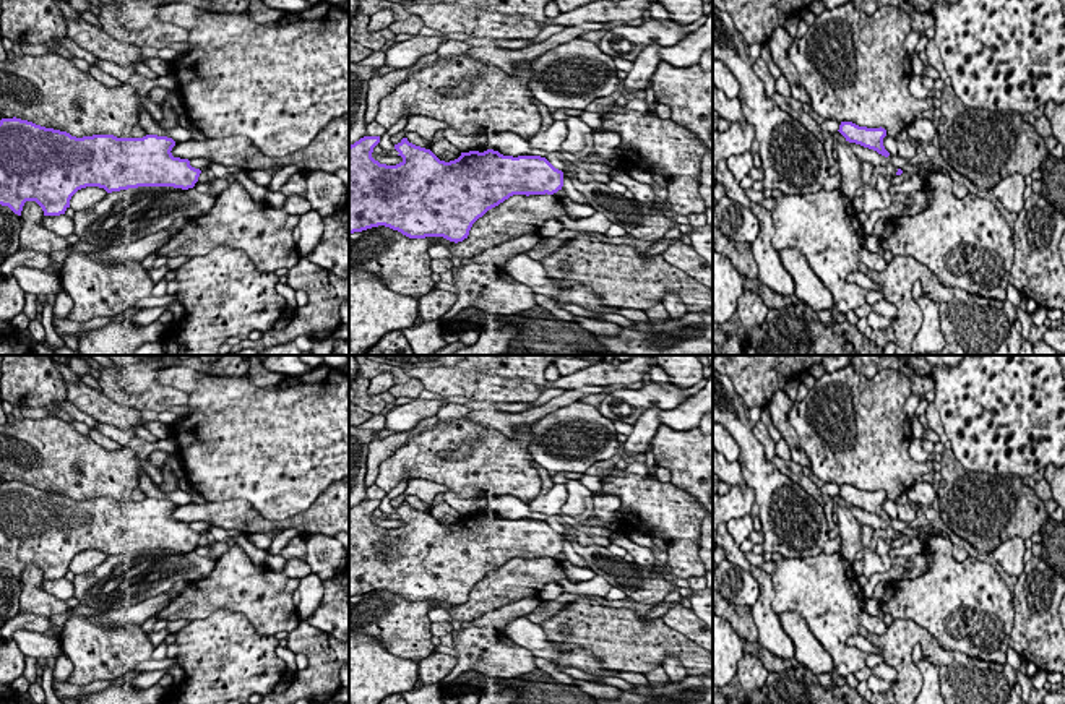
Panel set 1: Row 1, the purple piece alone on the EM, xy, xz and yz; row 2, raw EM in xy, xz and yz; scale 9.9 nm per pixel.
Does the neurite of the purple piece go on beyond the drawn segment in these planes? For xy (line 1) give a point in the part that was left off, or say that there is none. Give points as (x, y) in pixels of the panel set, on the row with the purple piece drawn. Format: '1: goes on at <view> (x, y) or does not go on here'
1: does not go on here

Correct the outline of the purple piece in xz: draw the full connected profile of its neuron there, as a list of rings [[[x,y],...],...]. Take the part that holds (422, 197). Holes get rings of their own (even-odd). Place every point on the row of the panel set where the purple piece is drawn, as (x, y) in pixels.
[[[364,136],[349,146],[349,234],[385,225],[409,238],[443,237],[450,242],[468,238],[472,224],[489,209],[513,195],[554,195],[563,187],[563,172],[541,156],[503,156],[498,151],[461,152],[455,161],[440,161],[430,149],[416,146],[403,138],[395,149],[403,161],[396,165],[380,164],[372,157],[380,136]]]

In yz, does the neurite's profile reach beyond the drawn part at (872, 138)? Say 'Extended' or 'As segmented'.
As segmented

